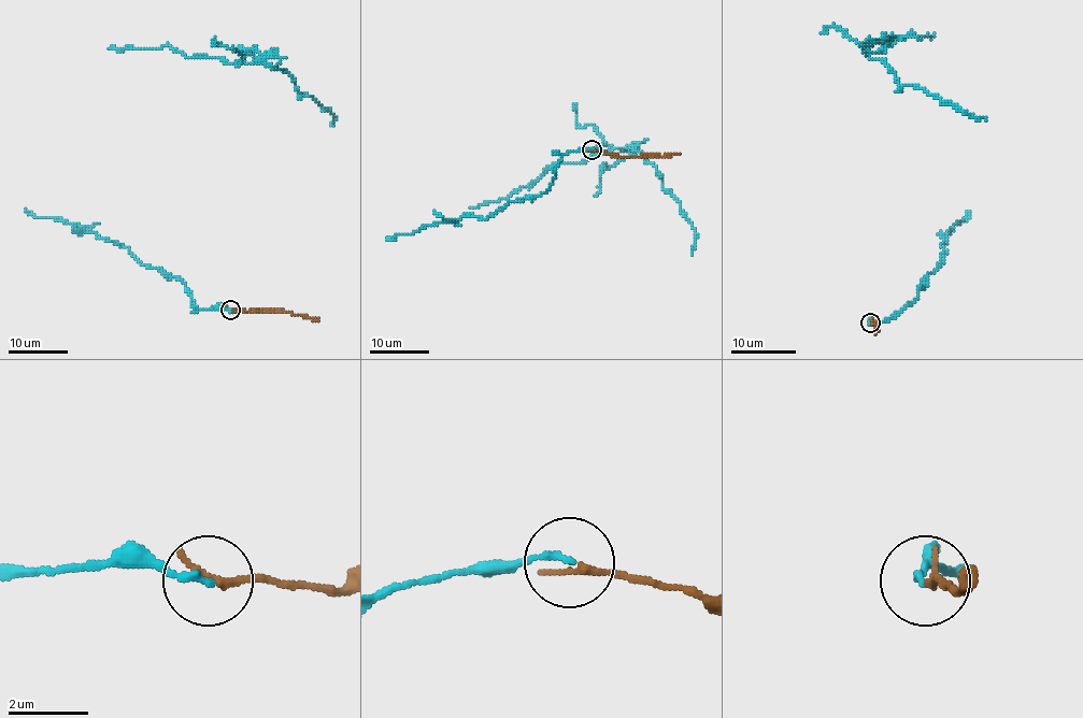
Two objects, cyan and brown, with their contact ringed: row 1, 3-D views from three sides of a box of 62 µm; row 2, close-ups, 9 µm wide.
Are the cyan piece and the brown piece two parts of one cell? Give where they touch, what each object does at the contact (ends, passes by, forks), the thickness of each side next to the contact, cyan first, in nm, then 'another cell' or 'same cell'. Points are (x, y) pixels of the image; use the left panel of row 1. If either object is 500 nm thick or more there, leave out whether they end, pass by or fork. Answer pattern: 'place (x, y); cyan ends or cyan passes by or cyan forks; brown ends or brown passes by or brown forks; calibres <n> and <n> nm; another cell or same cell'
place (230, 310); cyan ends; brown ends; calibres 180 and 220 nm; another cell

